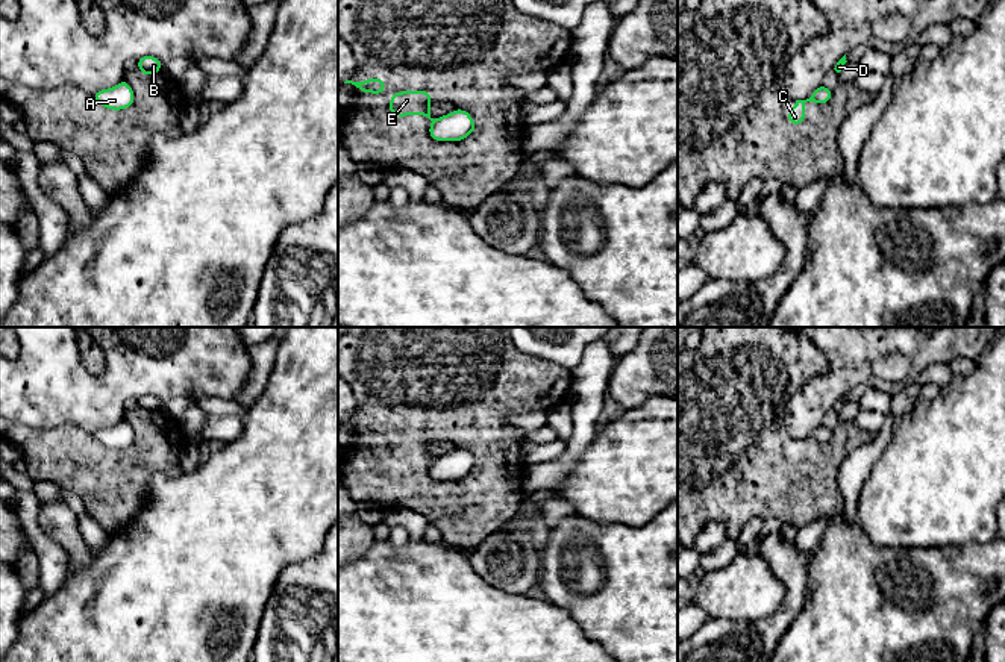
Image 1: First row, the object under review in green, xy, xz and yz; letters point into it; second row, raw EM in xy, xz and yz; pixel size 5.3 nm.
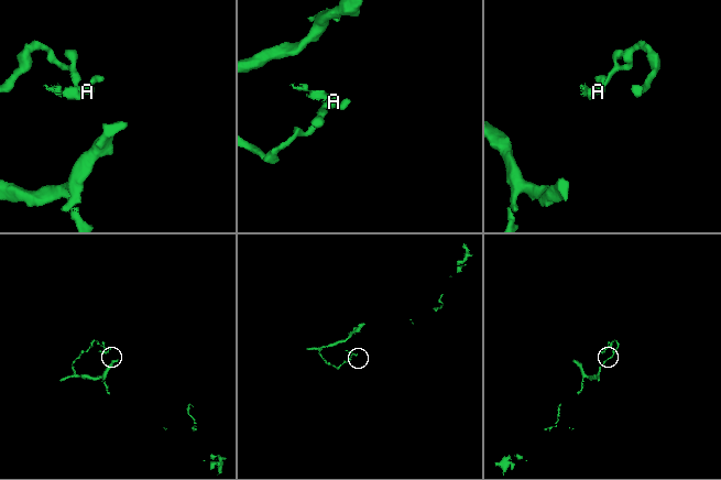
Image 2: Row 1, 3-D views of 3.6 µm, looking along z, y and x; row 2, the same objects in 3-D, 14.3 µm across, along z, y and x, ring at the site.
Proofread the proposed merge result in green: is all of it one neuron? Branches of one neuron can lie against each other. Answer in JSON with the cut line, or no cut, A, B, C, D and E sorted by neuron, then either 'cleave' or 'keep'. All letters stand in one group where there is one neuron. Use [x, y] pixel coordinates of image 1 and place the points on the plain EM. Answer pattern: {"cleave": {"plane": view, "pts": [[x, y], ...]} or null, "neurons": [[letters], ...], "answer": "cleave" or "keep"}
{"cleave": {"plane": "yz", "pts": [[810, 437], [814, 440]]}, "neurons": [["A", "B", "D"], ["C", "E"]], "answer": "cleave"}

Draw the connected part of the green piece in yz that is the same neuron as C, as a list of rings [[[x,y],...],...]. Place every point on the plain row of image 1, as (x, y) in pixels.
[[[811,436],[806,439],[796,439],[790,453],[785,456],[788,462],[793,462],[793,464],[803,464],[805,462],[805,442],[806,441],[814,441],[814,439]]]

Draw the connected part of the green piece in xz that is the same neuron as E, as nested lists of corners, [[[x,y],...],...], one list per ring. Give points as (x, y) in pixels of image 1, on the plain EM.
[[[403,430],[403,432],[393,432],[391,444],[388,445],[388,451],[403,456],[403,454],[426,454],[432,462],[429,445],[430,441],[430,430]]]

